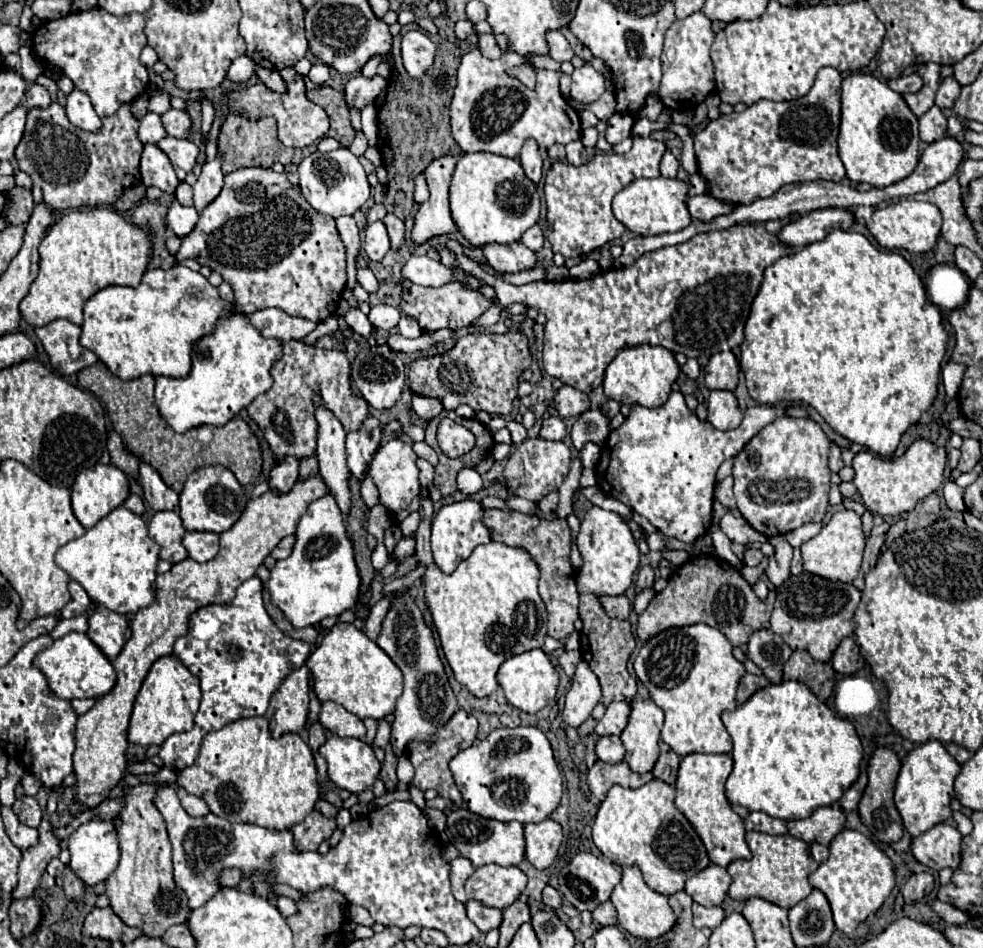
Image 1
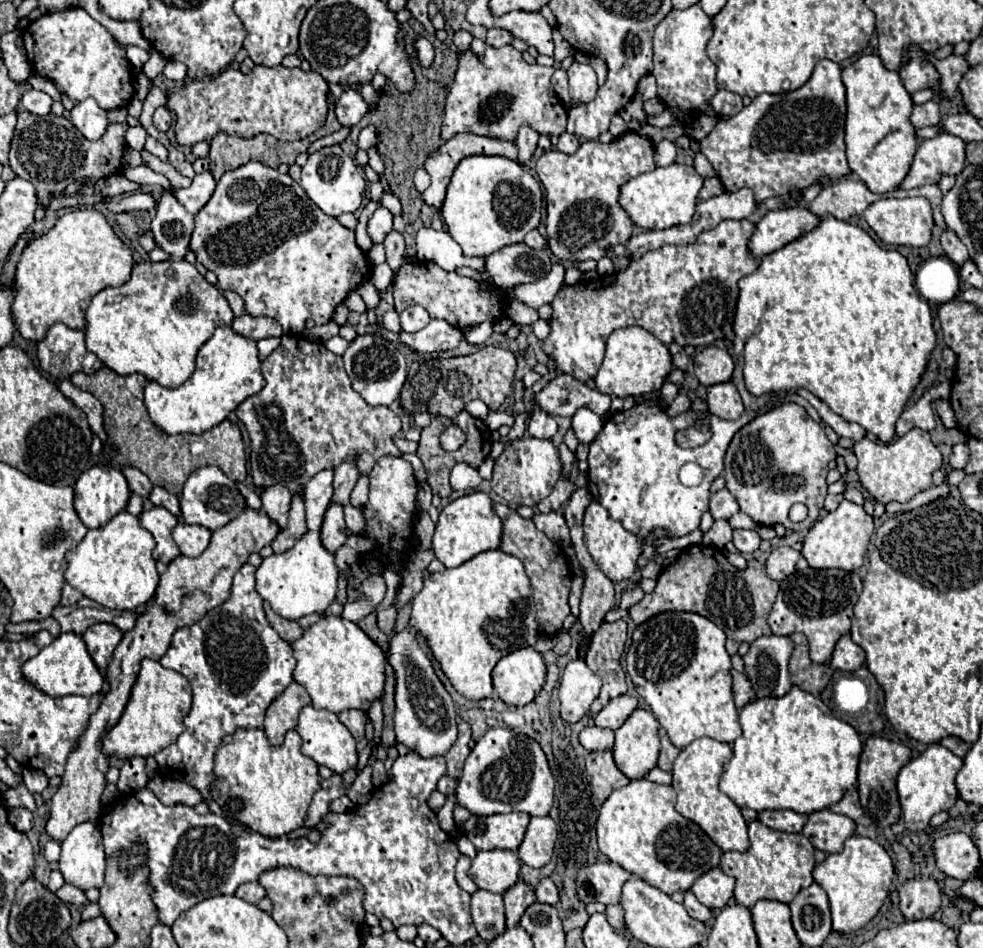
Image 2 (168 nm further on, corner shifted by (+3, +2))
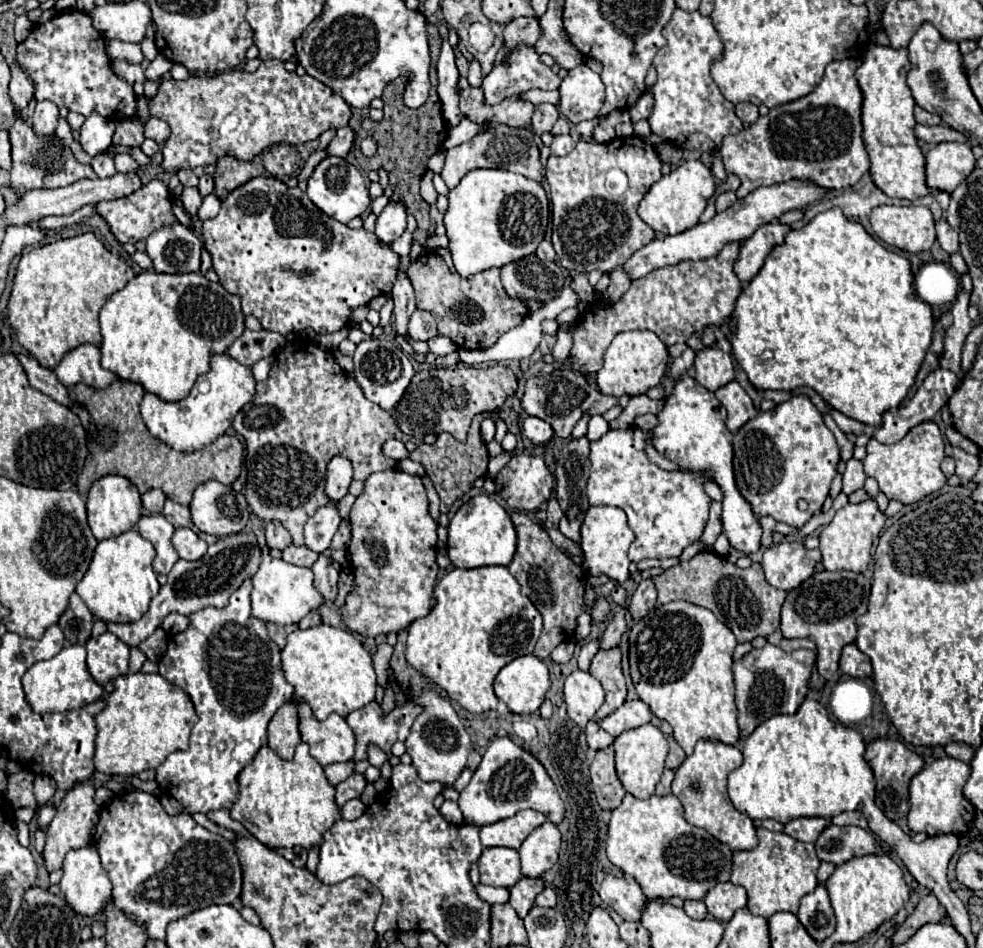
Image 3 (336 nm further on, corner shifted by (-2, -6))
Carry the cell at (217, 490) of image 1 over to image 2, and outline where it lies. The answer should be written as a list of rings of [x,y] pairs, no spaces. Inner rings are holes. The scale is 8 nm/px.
[[[203,466],[197,468],[183,488],[181,498],[181,514],[187,524],[199,524],[203,528],[209,528],[211,532],[229,524],[233,518],[237,518],[245,510],[245,498],[237,490],[237,484],[229,480],[221,468],[217,466]]]

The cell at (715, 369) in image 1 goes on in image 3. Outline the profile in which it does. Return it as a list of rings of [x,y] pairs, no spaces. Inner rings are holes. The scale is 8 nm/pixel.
[[[712,346],[702,350],[694,360],[696,382],[700,382],[706,390],[716,392],[734,380],[734,366],[730,354]]]

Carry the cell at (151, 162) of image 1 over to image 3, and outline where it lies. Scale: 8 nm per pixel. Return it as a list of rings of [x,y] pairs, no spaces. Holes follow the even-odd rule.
[[[178,220],[162,226],[146,238],[146,252],[154,262],[156,272],[184,274],[200,270],[202,242],[190,226]]]

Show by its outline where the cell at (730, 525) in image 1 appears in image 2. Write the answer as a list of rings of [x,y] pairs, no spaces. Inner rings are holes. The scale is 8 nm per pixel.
[[[717,520],[711,526],[711,530],[703,536],[703,544],[715,546],[715,548],[723,548],[729,540],[731,540],[731,526],[727,520]]]

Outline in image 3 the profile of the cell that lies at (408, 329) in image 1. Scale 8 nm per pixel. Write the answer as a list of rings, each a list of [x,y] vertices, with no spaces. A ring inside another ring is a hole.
[[[416,310],[408,322],[408,334],[412,340],[430,340],[438,334],[436,318],[430,312]]]

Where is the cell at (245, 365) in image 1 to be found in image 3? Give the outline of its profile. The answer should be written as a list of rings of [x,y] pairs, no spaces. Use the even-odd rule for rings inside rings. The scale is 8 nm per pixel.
[[[214,354],[210,358],[210,370],[206,372],[206,380],[210,384],[210,392],[200,392],[198,386],[178,402],[164,402],[156,394],[146,392],[140,404],[142,420],[146,422],[150,434],[174,450],[194,452],[208,444],[212,444],[218,436],[222,436],[230,426],[240,408],[254,400],[256,380],[250,366],[240,364],[230,354]]]

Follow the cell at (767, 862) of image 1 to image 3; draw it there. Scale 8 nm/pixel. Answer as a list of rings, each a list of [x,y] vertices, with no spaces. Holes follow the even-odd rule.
[[[758,828],[758,846],[748,852],[734,852],[732,856],[732,884],[740,884],[748,892],[748,910],[756,916],[770,916],[774,912],[798,912],[798,902],[804,894],[812,892],[816,882],[816,870],[820,860],[814,844],[806,844],[790,838],[784,832],[770,832]]]

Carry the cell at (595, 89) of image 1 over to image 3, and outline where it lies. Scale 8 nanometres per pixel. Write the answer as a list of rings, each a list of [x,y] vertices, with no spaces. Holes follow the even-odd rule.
[[[586,64],[576,66],[568,72],[560,86],[560,114],[572,124],[594,118],[604,104],[604,84],[600,74],[590,70]]]

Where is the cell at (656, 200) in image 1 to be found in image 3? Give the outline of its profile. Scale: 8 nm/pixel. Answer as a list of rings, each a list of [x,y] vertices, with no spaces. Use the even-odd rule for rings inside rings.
[[[688,160],[650,186],[650,190],[638,204],[638,216],[658,234],[668,236],[684,232],[686,228],[698,224],[700,214],[704,212],[706,202],[714,192],[714,186],[716,182],[710,168],[698,160]]]

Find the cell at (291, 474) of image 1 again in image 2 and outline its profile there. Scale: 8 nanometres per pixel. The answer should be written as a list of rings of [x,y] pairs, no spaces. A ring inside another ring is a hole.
[[[271,486],[261,492],[261,510],[279,526],[279,530],[285,528],[289,506],[291,506],[291,494],[285,486]]]

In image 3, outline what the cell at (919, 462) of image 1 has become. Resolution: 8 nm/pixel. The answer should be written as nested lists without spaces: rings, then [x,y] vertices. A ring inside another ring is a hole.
[[[922,422],[914,426],[896,444],[880,444],[872,438],[866,444],[866,458],[862,460],[862,464],[864,474],[878,482],[880,490],[886,494],[888,500],[914,504],[946,484],[946,478],[940,470],[942,460],[944,460],[944,438],[938,426],[934,422]]]

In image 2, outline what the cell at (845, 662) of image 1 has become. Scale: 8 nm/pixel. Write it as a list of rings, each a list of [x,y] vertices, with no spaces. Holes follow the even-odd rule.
[[[845,634],[833,652],[833,660],[831,666],[837,670],[845,670],[845,672],[855,672],[859,666],[863,666],[865,662],[865,650],[861,646],[857,646],[849,634]]]

